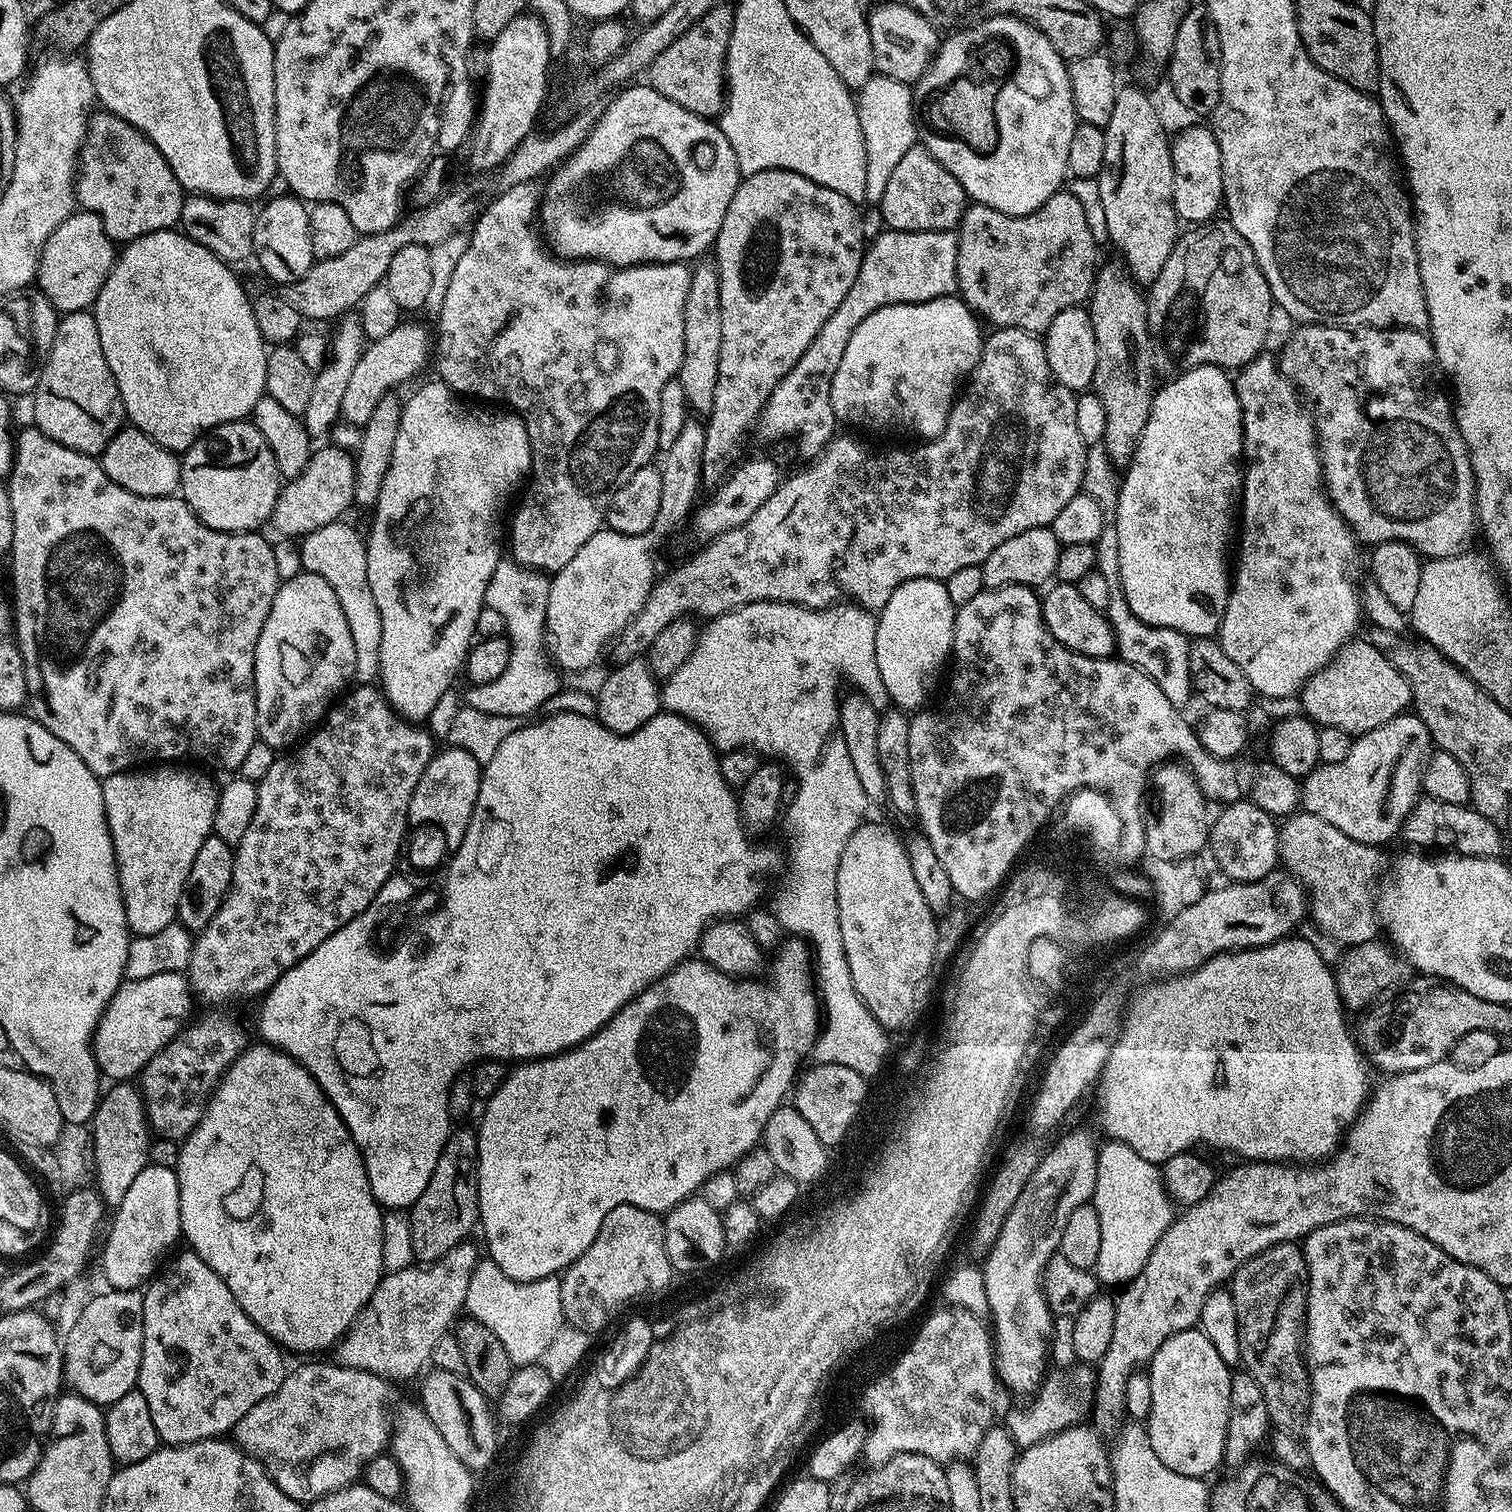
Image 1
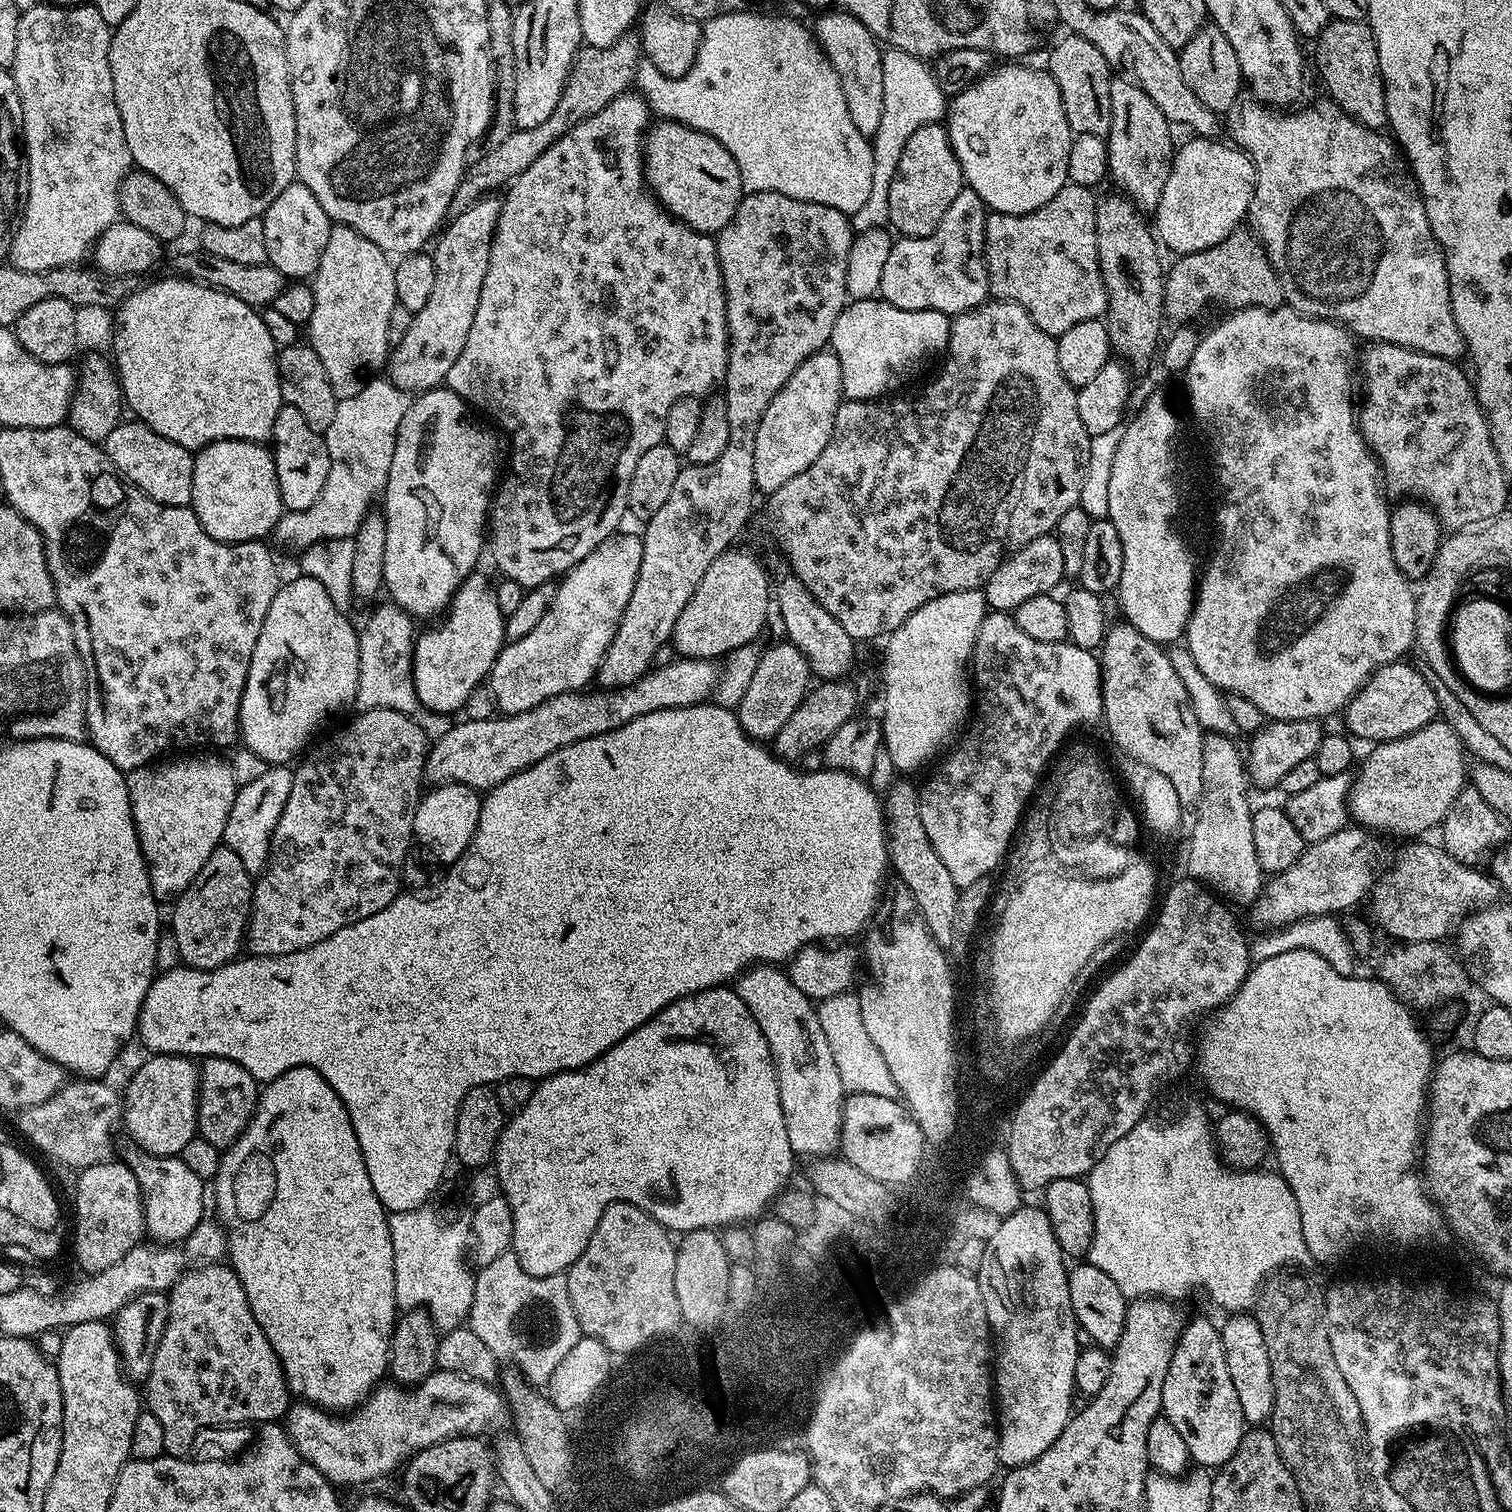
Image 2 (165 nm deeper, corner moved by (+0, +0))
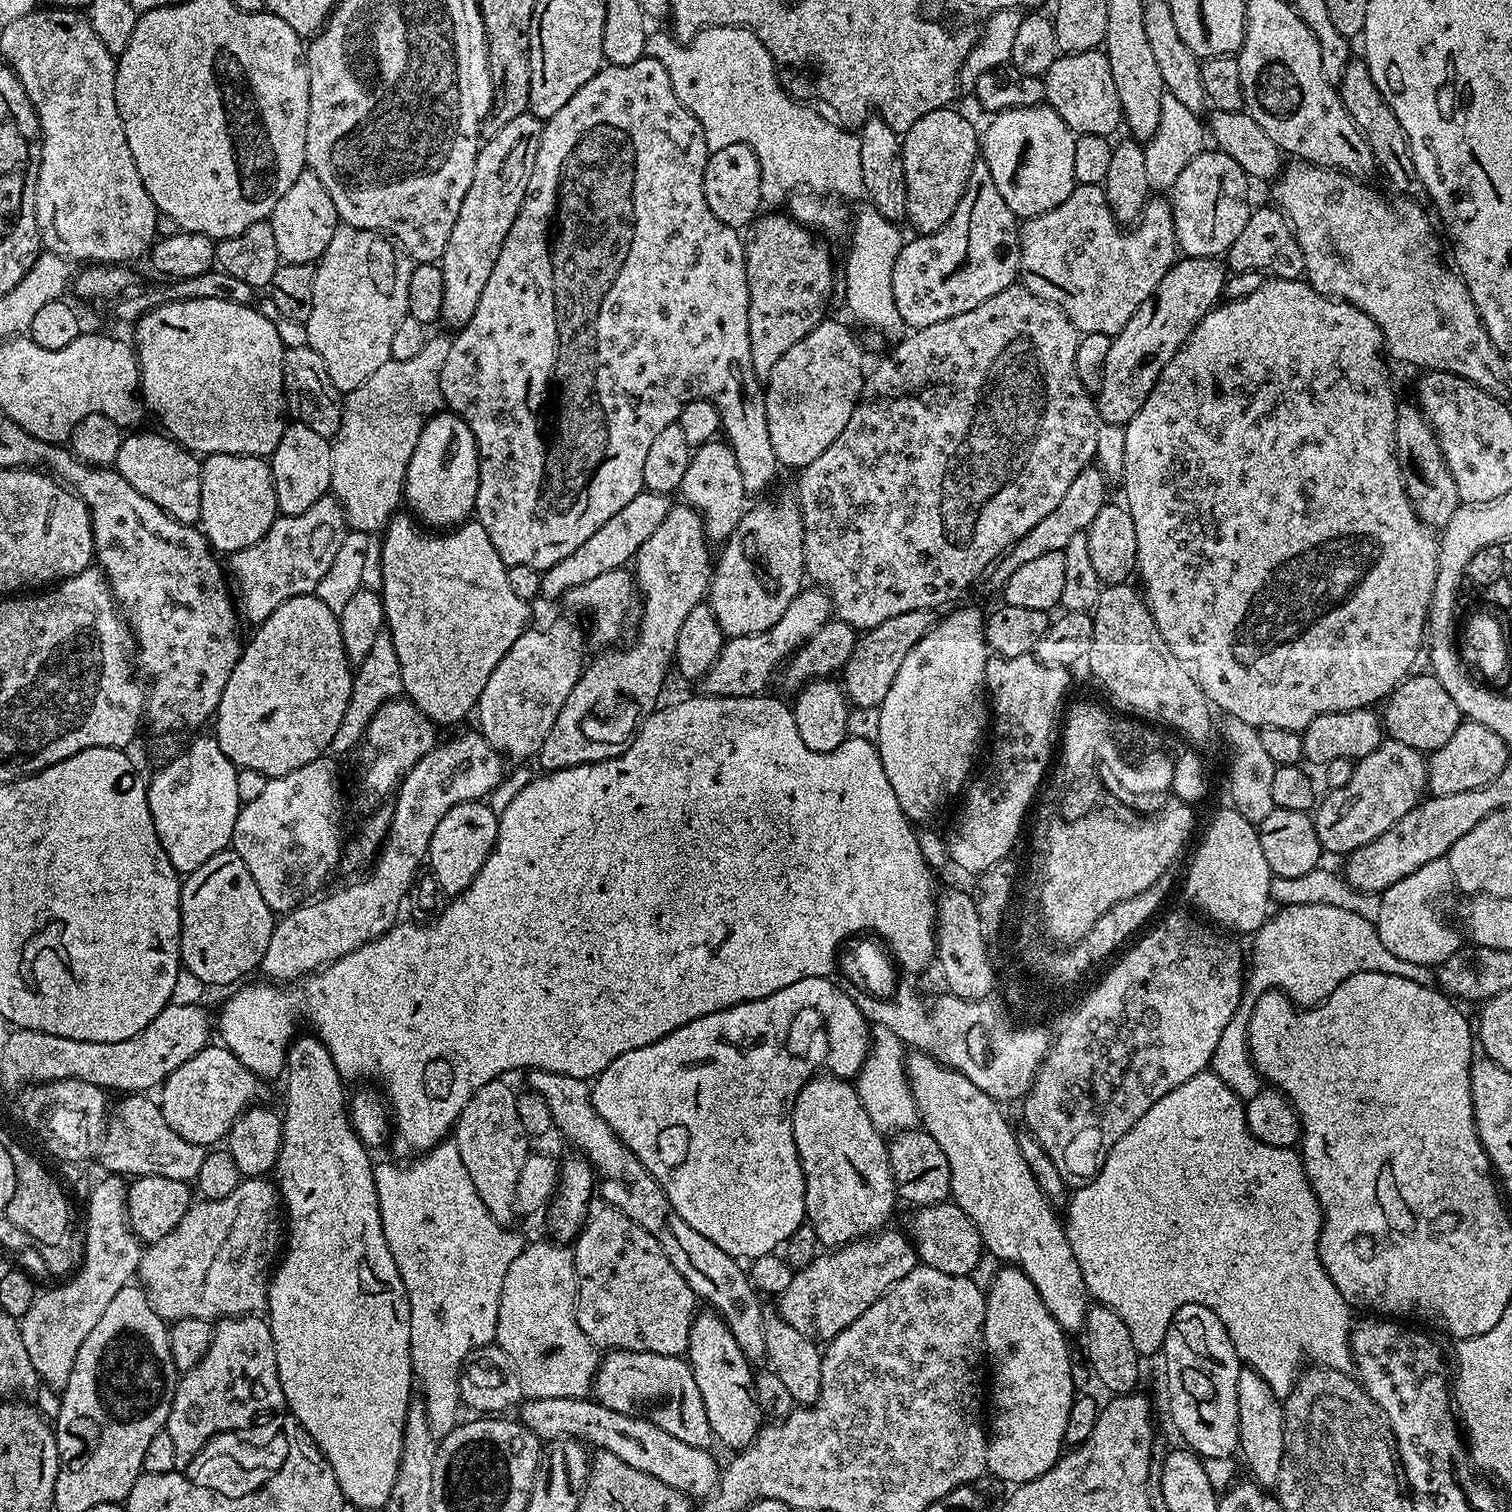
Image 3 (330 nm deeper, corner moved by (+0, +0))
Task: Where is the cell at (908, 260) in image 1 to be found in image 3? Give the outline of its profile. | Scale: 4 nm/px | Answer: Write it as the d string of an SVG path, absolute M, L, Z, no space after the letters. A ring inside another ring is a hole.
M983 158L977 159L974 170L970 170L970 182L966 182L966 190L948 221L938 231L920 234L912 239L905 243L898 254L892 279L894 306L898 314L902 314L902 322L909 329L934 326L934 322L942 322L946 318L954 318L954 314L974 310L974 306L982 306L986 298L994 298L994 294L1017 283L1020 270L1018 218L1010 210L1010 206L1006 206L1002 194L998 194L998 186L994 186L990 166L986 166Z

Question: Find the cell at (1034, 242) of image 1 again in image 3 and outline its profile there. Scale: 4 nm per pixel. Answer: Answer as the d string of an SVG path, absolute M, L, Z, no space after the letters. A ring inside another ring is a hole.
M1077 184L1066 202L1054 206L1054 210L1046 210L1046 214L1027 217L1019 230L1019 283L1030 290L1030 294L1058 306L1081 334L1089 332L1111 337L1119 334L1126 322L1134 318L1138 306L1158 290L1158 284L1178 259L1172 205L1167 199L1149 199L1140 219L1127 228L1112 217L1106 194L1099 184Z

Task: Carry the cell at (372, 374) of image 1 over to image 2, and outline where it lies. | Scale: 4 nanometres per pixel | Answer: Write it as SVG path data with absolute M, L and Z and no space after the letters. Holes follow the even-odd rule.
M496 194L475 200L466 210L455 213L443 231L435 237L436 249L430 252L434 262L434 291L426 306L412 313L410 330L406 330L402 342L391 349L386 361L387 379L408 394L441 387L448 379L450 366L458 362L462 346L466 346L474 313L478 310L478 294L482 294L486 266L490 264L490 246L501 203L501 197Z

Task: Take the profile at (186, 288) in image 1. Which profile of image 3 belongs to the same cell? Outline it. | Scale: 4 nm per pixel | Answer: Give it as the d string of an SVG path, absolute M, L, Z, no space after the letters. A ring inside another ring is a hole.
M202 298L201 300L171 300L168 304L159 304L156 308L135 321L136 360L140 364L140 395L142 403L149 413L152 412L160 419L159 427L171 436L177 444L190 452L213 456L214 454L234 454L235 456L271 457L278 446L286 427L286 405L284 402L284 375L282 374L282 358L284 357L284 343L278 338L278 330L265 318L259 307L246 304L236 304L233 300L219 300L218 298Z

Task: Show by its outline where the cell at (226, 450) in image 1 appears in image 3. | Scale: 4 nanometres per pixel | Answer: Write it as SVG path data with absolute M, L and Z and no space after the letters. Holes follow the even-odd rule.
M214 454L203 457L200 473L202 514L198 524L208 543L220 554L254 546L254 542L270 530L278 515L271 463L258 456Z

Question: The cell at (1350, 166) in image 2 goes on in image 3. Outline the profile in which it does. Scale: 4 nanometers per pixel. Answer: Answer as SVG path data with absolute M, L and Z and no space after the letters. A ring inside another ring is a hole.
M1288 162L1283 165L1282 171L1271 185L1272 196L1275 207L1283 212L1284 216L1292 226L1292 232L1296 236L1298 246L1302 250L1304 259L1304 276L1306 283L1314 291L1320 292L1326 297L1345 300L1348 304L1353 304L1358 310L1362 310L1378 326L1378 330L1384 335L1383 347L1387 355L1396 360L1401 360L1404 364L1413 364L1419 370L1430 372L1449 372L1474 386L1478 386L1483 392L1488 392L1492 396L1500 396L1507 390L1510 384L1510 377L1504 370L1504 360L1500 356L1500 351L1494 346L1490 334L1486 334L1484 324L1480 321L1478 310L1470 298L1470 290L1464 285L1463 280L1451 267L1448 268L1436 257L1436 240L1431 236L1432 228L1428 225L1428 220L1424 217L1424 212L1420 208L1408 208L1405 212L1399 212L1382 193L1376 188L1371 188L1368 182L1355 176L1349 176L1346 172L1337 172L1334 168L1320 168L1316 164L1307 162Z

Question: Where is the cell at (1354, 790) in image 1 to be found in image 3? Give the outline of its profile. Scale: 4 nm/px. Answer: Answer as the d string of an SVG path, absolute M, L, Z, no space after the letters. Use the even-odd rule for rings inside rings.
M1461 719L1458 730L1454 730L1450 742L1439 748L1437 752L1427 757L1428 783L1427 791L1433 796L1445 796L1446 794L1462 794L1462 790L1478 790L1484 788L1506 766L1510 758L1510 749L1502 738L1498 738L1492 730L1486 730L1482 722Z

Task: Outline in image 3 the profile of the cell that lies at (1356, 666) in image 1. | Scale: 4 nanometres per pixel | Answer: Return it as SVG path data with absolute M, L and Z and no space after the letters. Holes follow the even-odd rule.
M1431 674L1424 676L1409 675L1408 679L1402 681L1391 696L1383 701L1382 728L1387 739L1397 740L1414 750L1425 754L1437 752L1458 730L1461 722L1461 714L1458 706L1446 694L1446 689Z

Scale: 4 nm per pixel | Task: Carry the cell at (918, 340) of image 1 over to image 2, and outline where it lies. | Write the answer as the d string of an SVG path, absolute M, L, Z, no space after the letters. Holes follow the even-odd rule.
M883 298L853 300L838 314L830 341L844 371L843 395L849 400L879 400L889 394L896 394L916 372L919 364L924 364L935 352L943 353L948 346L952 320L938 310L902 310Z

